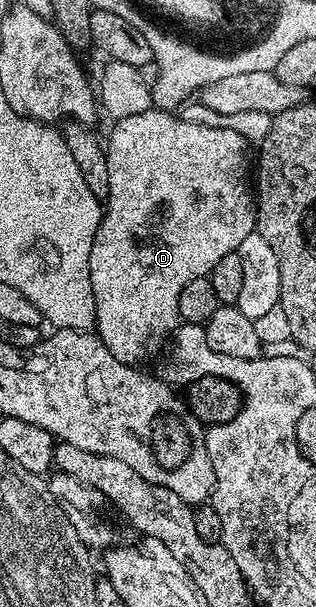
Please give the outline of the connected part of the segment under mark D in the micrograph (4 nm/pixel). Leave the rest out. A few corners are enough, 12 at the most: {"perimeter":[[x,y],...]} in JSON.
{"perimeter":[[153,108],[106,138],[95,333],[159,355],[256,228],[250,144]]}

